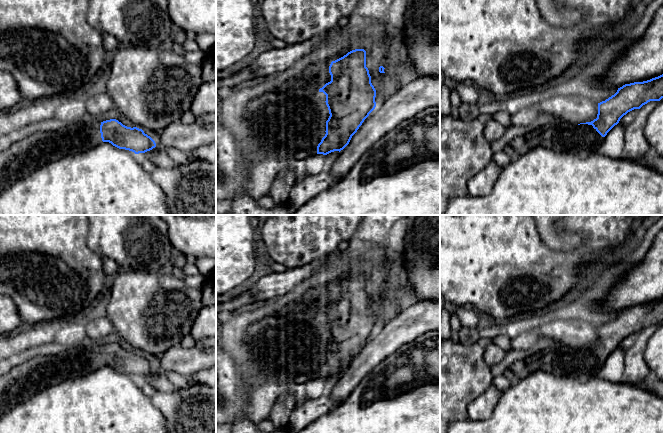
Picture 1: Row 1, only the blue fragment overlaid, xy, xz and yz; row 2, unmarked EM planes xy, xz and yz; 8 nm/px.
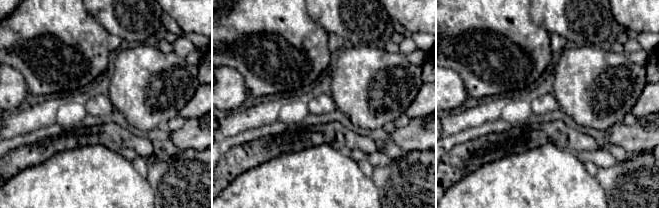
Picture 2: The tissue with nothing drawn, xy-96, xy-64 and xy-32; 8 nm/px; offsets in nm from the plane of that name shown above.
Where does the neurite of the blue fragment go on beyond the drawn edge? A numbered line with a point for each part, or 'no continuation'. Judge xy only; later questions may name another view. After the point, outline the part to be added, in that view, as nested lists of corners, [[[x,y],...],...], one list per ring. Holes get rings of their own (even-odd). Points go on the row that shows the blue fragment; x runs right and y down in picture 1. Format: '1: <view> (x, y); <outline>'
1: xy (22, 158); [[[100,122],[65,125],[58,131],[34,133],[12,144],[0,153],[0,195],[35,170],[103,142],[100,125]]]

